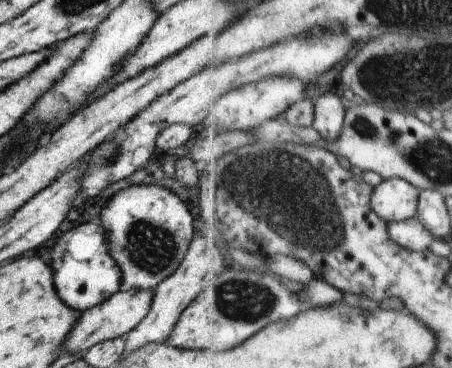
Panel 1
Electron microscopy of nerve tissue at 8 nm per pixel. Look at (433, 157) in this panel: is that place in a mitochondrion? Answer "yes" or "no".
yes

